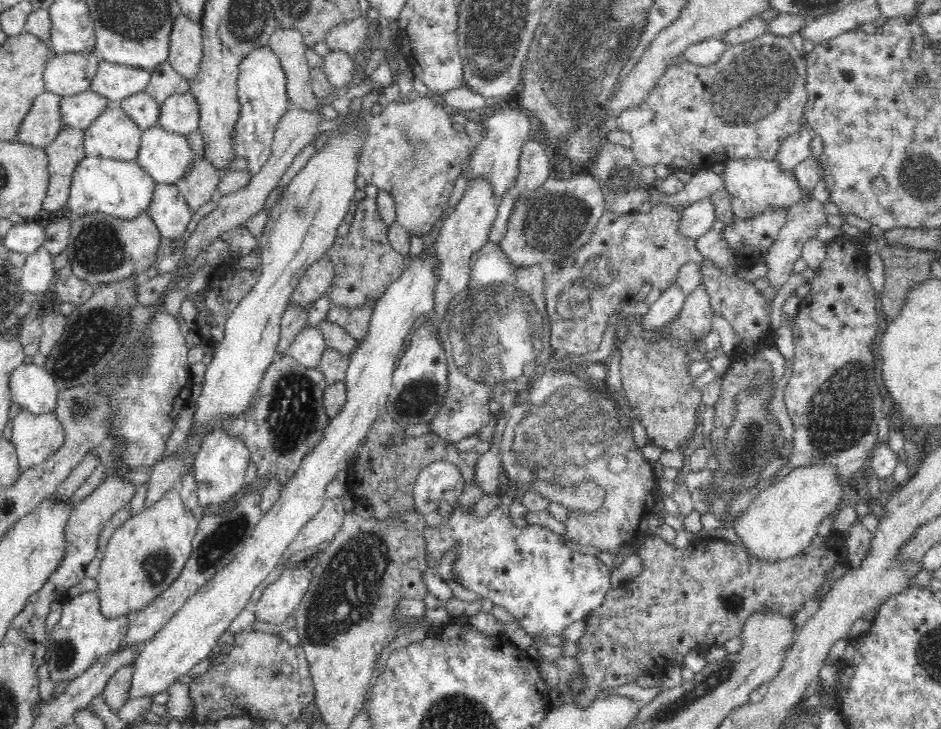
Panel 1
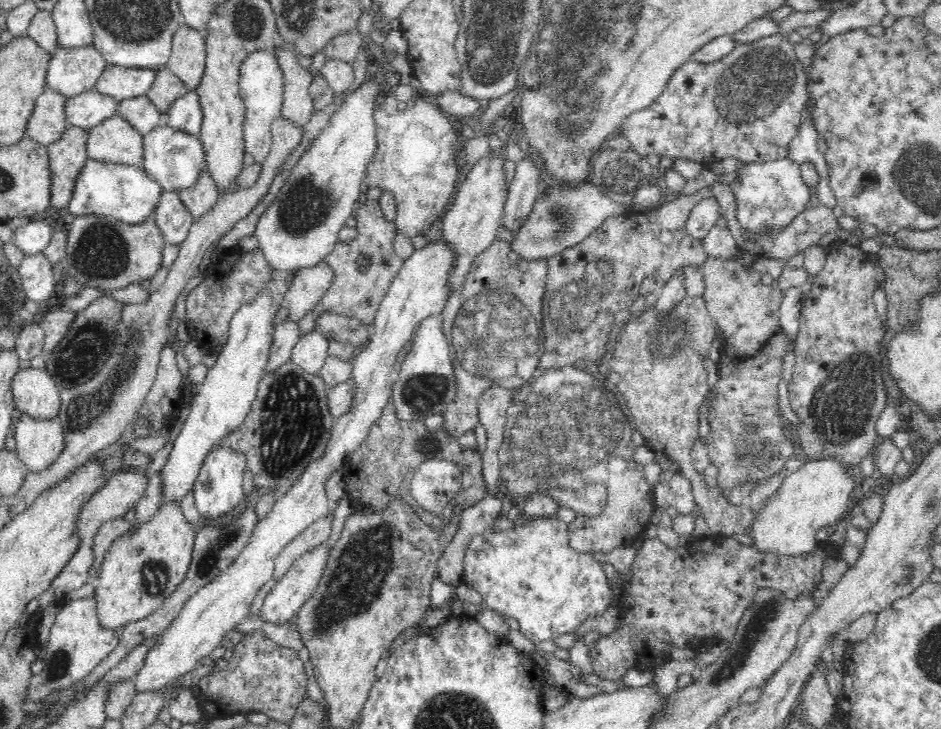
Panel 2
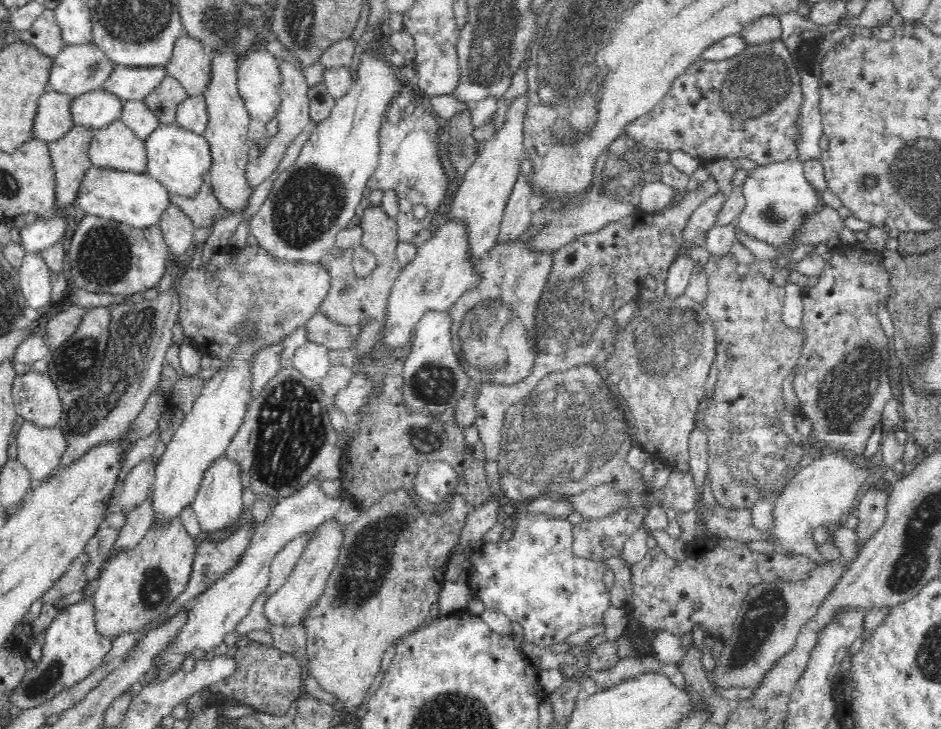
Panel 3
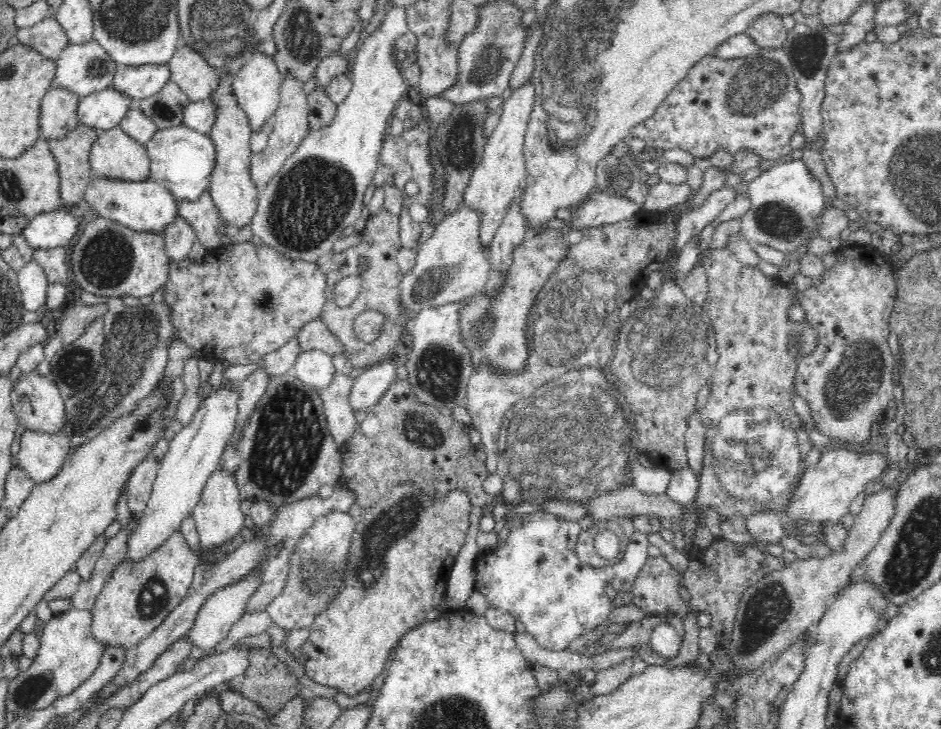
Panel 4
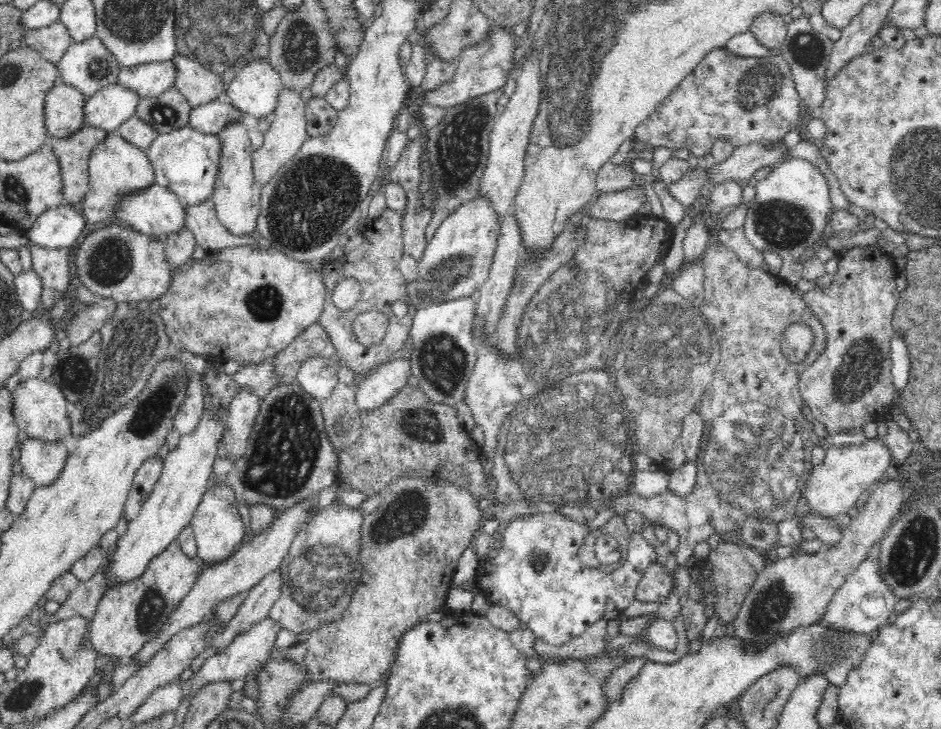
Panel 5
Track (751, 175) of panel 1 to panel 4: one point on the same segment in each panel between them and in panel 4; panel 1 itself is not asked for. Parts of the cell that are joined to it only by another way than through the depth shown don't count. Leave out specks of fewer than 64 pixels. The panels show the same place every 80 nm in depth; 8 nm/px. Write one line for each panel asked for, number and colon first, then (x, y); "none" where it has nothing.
2: (770, 194)
3: (778, 196)
4: (785, 202)

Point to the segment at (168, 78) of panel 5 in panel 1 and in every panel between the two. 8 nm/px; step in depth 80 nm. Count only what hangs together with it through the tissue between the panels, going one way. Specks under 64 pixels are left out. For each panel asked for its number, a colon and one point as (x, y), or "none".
1: (113, 81)
2: (120, 83)
3: (127, 83)
4: (136, 83)

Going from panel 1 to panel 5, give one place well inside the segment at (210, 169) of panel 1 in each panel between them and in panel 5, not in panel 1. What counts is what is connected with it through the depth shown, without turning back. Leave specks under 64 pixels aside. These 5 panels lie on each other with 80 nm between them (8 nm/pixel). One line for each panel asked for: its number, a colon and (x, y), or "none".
2: (201, 197)
3: (201, 207)
4: (202, 213)
5: (201, 219)

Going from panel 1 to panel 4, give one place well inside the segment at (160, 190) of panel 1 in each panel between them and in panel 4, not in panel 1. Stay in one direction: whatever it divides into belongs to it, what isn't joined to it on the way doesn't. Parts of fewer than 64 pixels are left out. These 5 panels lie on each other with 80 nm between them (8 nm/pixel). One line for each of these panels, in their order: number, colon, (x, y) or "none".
2: (173, 219)
3: (177, 228)
4: (179, 236)

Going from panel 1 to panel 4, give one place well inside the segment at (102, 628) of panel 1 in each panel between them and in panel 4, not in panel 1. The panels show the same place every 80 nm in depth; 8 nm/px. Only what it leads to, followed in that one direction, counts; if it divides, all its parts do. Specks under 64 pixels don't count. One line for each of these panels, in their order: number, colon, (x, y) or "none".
2: (78, 642)
3: (73, 647)
4: (68, 654)

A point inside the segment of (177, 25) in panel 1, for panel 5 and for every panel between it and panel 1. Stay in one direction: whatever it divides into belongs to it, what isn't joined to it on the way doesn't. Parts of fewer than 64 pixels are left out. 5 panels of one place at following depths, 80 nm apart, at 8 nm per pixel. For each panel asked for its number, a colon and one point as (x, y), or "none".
2: (187, 58)
3: (190, 62)
4: (188, 67)
5: (200, 84)

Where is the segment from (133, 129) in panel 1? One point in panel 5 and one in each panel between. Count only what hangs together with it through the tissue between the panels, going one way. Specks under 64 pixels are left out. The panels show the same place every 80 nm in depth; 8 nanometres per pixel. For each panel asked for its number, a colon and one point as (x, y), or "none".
2: (114, 139)
3: (115, 145)
4: (114, 153)
5: (116, 166)

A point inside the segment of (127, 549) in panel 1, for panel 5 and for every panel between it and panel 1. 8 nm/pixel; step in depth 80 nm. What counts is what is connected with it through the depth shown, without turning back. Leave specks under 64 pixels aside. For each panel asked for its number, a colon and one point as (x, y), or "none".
2: (145, 563)
3: (134, 586)
4: (137, 596)
5: (129, 613)

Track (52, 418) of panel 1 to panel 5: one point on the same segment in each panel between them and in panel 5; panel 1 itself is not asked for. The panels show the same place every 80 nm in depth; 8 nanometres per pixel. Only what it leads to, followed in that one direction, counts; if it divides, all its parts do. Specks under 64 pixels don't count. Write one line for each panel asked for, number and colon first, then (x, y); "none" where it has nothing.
2: (38, 441)
3: (40, 448)
4: (41, 455)
5: (42, 460)

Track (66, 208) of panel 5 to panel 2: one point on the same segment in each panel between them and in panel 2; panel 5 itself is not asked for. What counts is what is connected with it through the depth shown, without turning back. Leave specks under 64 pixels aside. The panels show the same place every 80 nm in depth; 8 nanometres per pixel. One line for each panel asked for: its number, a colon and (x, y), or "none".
2: (31, 238)
3: (44, 232)
4: (57, 228)

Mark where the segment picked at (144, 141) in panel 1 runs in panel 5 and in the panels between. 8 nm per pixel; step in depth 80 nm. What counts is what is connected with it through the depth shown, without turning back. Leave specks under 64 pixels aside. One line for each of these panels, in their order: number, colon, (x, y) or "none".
2: (174, 159)
3: (179, 159)
4: (182, 160)
5: (185, 161)

